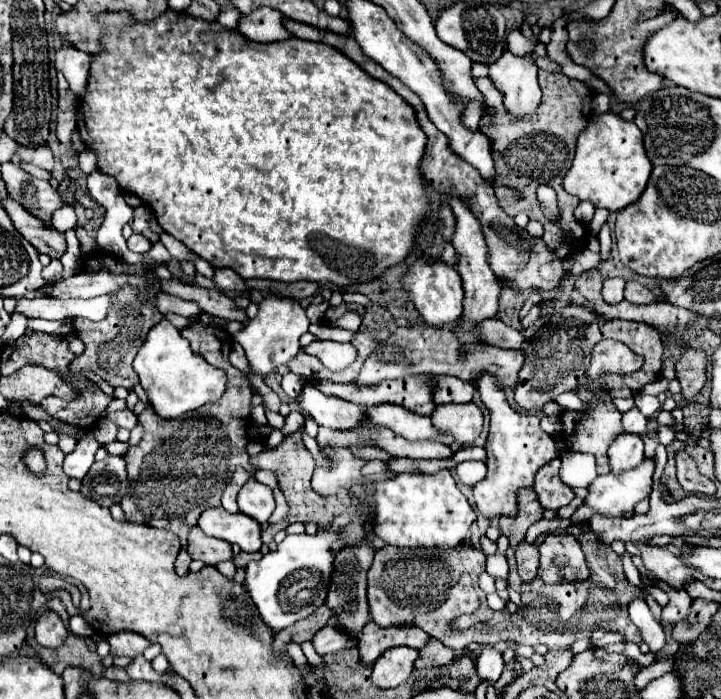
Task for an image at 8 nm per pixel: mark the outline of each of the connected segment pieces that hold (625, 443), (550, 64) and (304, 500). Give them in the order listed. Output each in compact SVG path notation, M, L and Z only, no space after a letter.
M621 434L609 448L609 460L611 460L611 474L637 468L645 460L643 440L633 434Z
M531 52L531 54L529 54L529 58L531 58L531 60L533 60L540 69L547 70L548 72L561 71L560 65L557 62L549 60L548 58L537 56L535 52Z
M295 432L291 436L285 436L283 442L277 448L273 448L273 452L261 452L257 456L251 456L251 464L255 468L267 468L267 470L273 470L279 474L279 486L281 486L287 502L289 502L289 514L281 522L283 526L293 524L293 522L303 522L303 524L313 522L313 524L317 524L319 530L325 530L341 514L341 508L333 508L331 506L333 502L329 498L323 498L315 490L311 490L309 482L311 482L311 474L315 468L315 460L313 460L311 452L303 446L301 434Z

